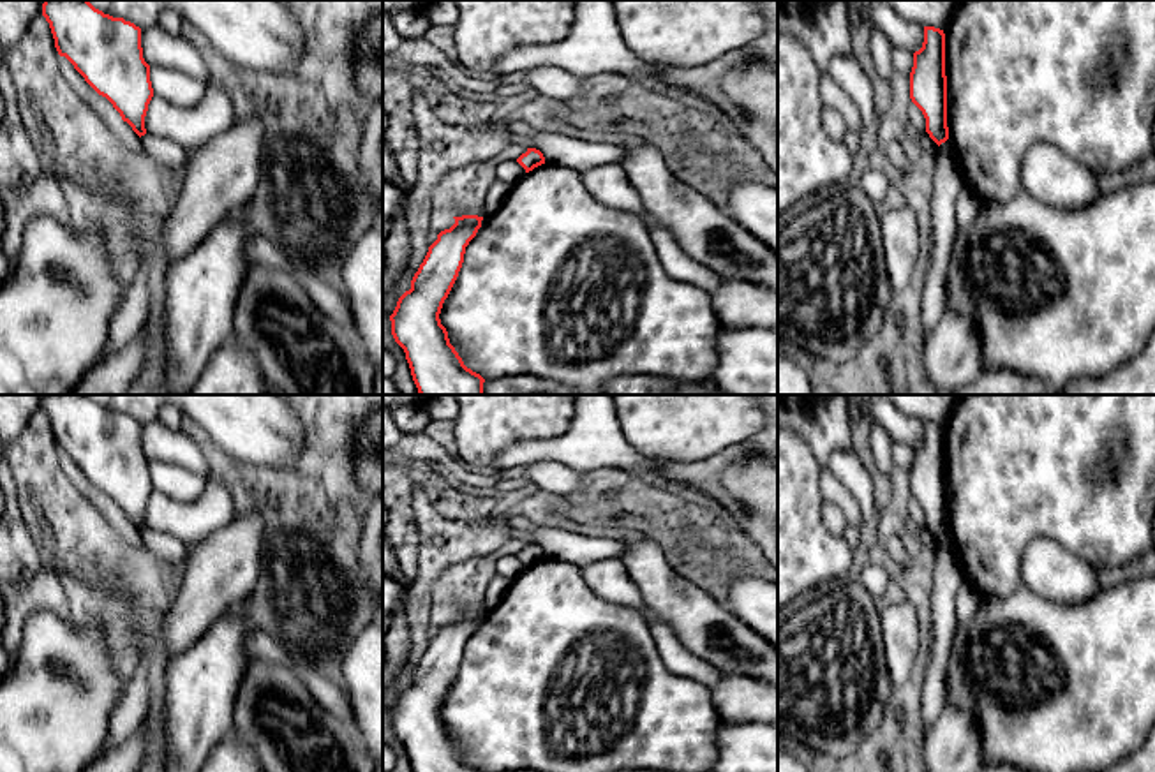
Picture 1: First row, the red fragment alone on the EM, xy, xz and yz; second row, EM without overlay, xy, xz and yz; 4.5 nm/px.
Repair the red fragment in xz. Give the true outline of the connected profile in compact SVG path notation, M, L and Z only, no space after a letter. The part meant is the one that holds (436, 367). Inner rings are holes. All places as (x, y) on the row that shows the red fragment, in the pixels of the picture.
M453 217L455 224L437 234L390 315L391 335L404 349L420 395L483 395L485 379L467 368L450 344L439 314L464 263L466 247L483 217Z

